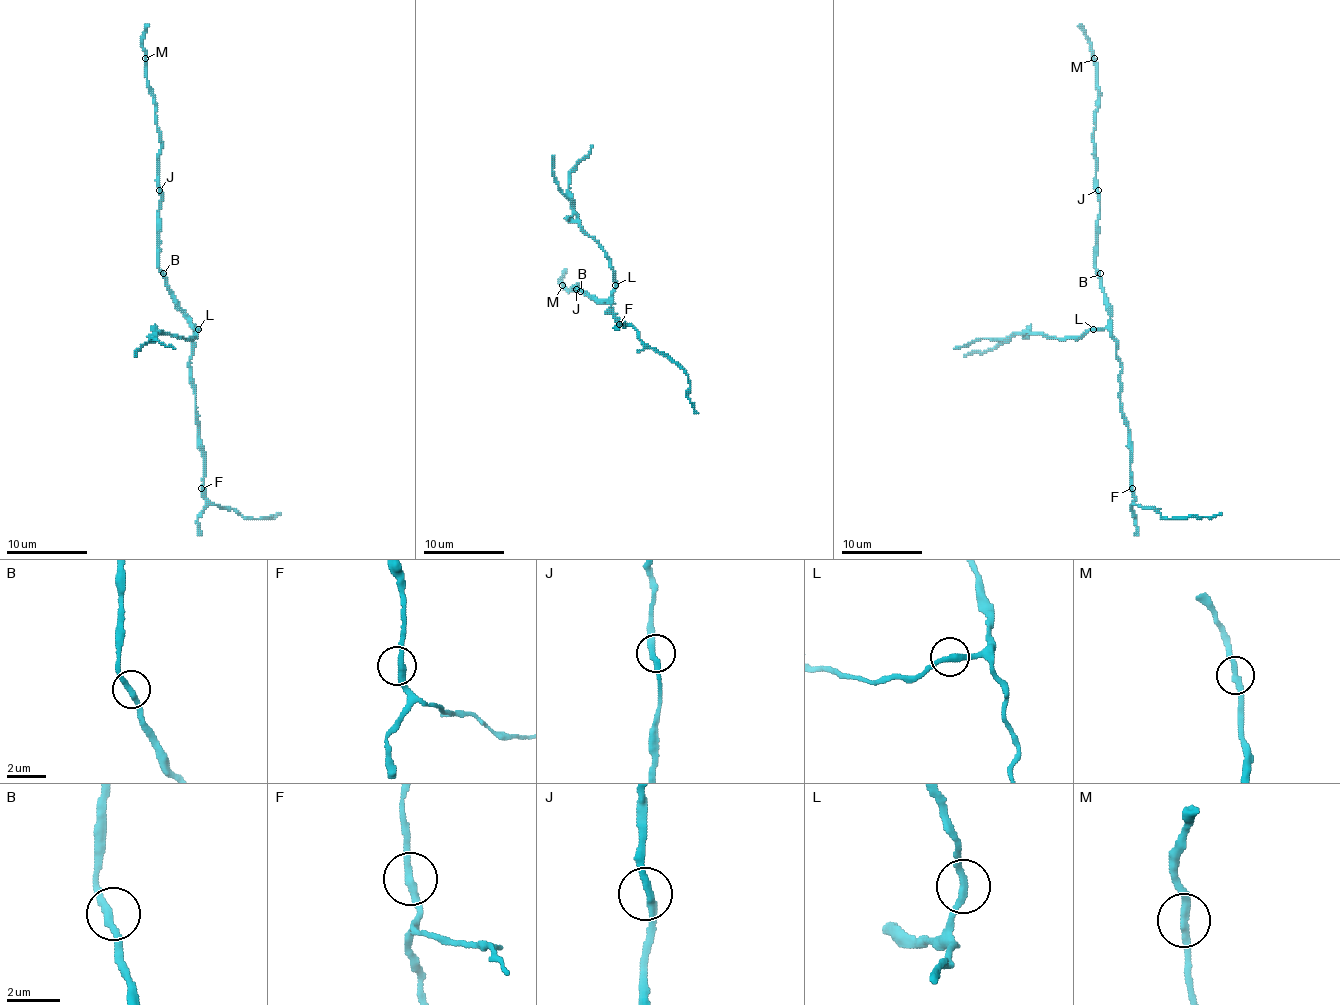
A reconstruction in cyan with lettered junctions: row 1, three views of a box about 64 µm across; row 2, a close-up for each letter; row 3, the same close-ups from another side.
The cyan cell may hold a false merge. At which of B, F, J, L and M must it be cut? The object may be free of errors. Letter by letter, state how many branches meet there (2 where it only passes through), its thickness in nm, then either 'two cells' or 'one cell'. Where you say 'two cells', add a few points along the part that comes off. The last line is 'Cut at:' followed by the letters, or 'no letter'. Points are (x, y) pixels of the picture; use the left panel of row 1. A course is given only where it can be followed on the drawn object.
B: 2 branches meet; 280 nm thick; one cell
F: 2 branches meet; 280 nm thick; one cell
J: 2 branches meet; 280 nm thick; one cell
L: 2 branches meet; 280 nm thick; one cell
M: 2 branches meet; 280 nm thick; one cell
Cut at: no letter

